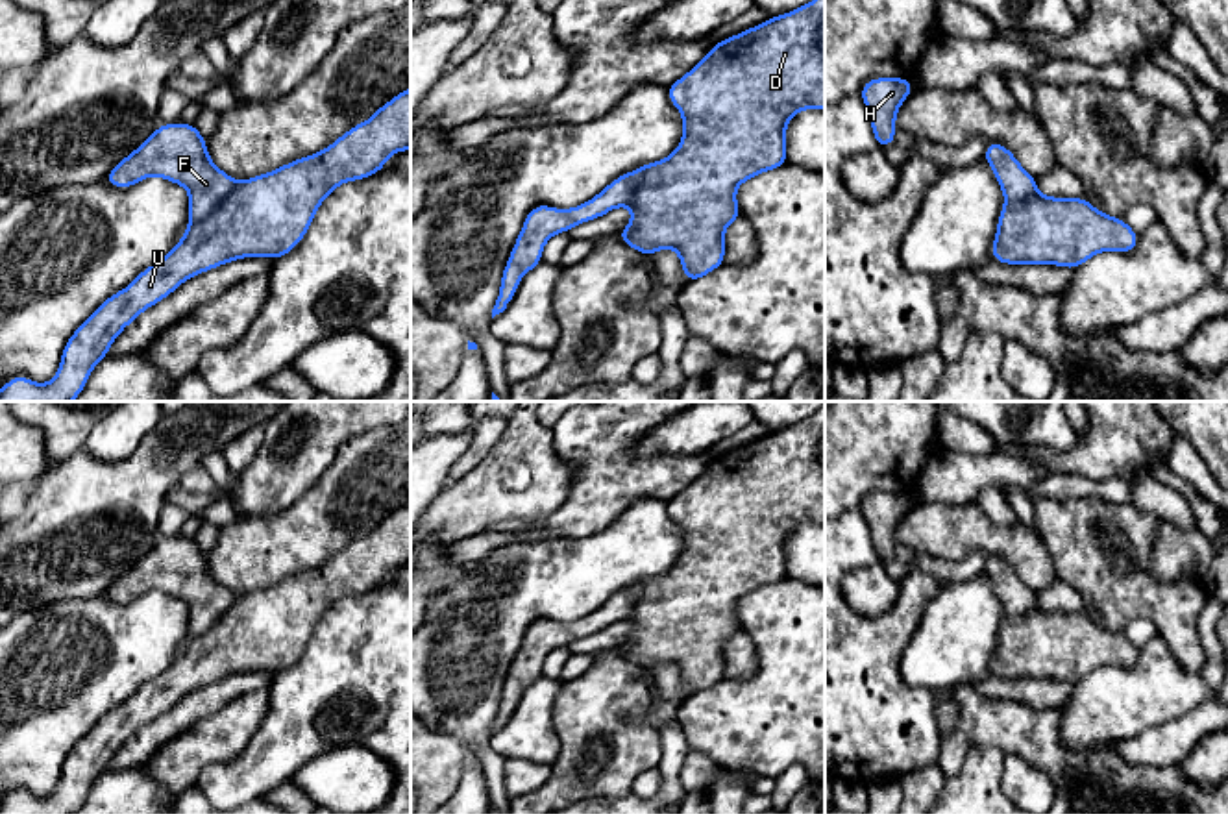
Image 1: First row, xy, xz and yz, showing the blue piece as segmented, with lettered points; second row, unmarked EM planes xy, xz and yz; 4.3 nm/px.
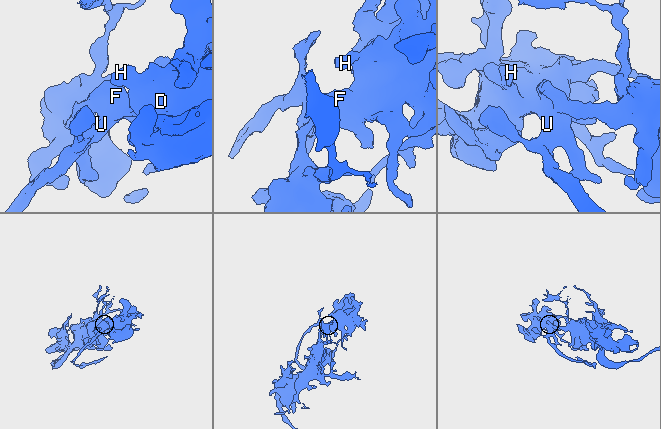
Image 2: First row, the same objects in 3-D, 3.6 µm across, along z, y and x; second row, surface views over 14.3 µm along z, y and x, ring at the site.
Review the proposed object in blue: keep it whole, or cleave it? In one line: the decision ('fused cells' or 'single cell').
single cell

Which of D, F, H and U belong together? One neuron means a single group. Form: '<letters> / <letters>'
D F H U

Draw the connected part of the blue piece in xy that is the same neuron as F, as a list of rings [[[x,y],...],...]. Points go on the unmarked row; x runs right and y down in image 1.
[[[411,501],[383,518],[368,535],[350,542],[327,562],[294,574],[272,586],[235,596],[209,572],[207,555],[194,538],[159,538],[157,544],[129,570],[117,577],[105,590],[105,598],[129,603],[135,598],[157,590],[189,605],[189,642],[181,655],[155,679],[146,681],[126,703],[111,709],[67,755],[59,783],[50,797],[33,797],[26,790],[11,792],[0,803],[0,814],[74,814],[85,803],[92,783],[109,770],[111,758],[141,727],[170,710],[187,694],[209,686],[220,679],[244,672],[268,672],[272,675],[290,668],[311,642],[322,616],[342,598],[370,592],[385,583],[385,575],[398,566],[411,564]]]

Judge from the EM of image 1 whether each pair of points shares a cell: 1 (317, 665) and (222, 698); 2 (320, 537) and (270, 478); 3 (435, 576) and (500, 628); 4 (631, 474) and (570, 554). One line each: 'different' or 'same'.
1: different
2: different
3: different
4: different

